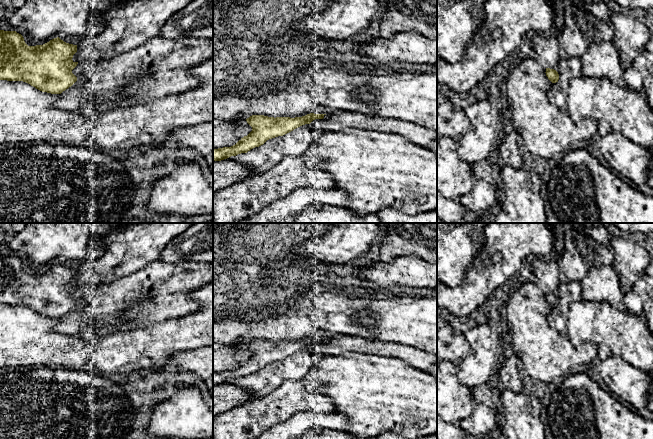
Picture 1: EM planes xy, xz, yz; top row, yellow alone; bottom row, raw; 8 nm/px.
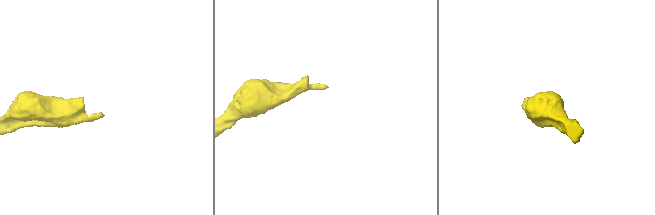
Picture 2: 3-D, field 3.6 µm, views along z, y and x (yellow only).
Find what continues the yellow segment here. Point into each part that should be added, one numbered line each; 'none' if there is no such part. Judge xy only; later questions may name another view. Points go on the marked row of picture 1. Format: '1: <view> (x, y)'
none

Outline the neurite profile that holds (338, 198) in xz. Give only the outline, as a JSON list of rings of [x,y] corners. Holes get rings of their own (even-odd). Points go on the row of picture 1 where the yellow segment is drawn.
[[[302,187],[238,223],[293,223],[294,217],[309,207],[320,209],[331,205],[344,208],[347,203],[348,196],[343,190]]]

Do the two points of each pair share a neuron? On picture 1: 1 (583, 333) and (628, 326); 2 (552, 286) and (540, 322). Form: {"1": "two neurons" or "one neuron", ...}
{"1": "one neuron", "2": "two neurons"}

